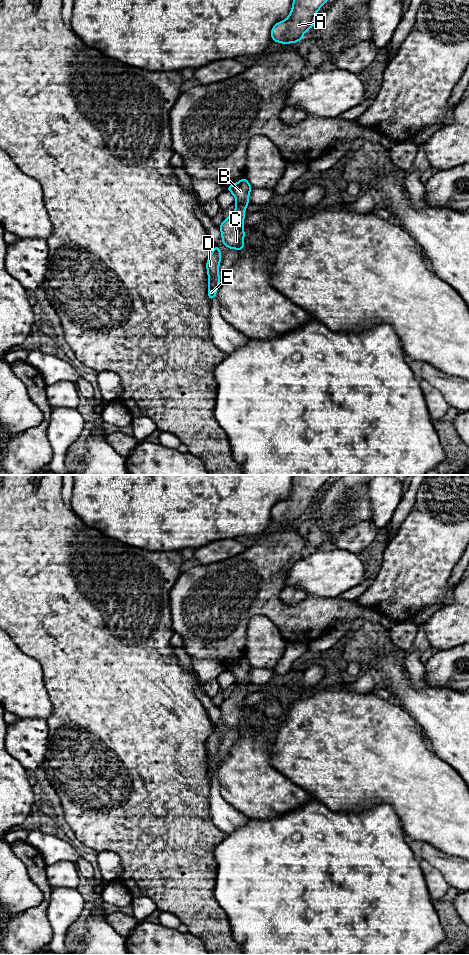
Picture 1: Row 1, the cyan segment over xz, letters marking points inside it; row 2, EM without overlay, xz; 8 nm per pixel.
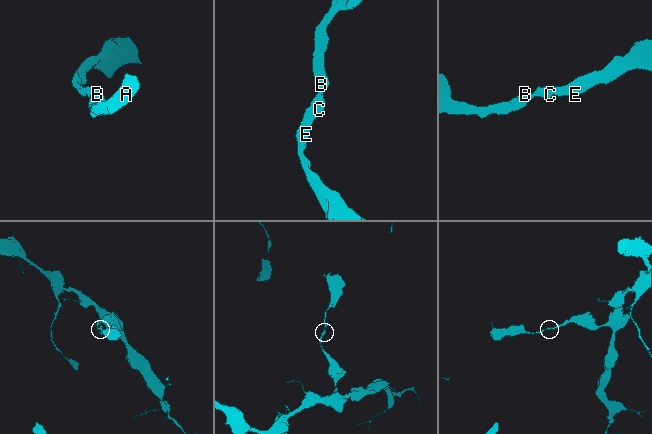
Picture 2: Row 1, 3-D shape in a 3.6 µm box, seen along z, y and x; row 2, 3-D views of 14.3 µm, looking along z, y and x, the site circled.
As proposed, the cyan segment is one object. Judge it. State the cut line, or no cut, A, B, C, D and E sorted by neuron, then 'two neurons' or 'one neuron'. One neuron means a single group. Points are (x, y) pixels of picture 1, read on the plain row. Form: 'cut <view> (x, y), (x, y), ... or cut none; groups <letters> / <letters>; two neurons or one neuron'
cut none; groups A B C D E; one neuron

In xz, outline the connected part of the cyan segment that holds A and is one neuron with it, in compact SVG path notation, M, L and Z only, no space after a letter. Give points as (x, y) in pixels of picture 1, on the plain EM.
M293 475L293 486L290 495L272 507L272 522L289 524L301 521L303 514L314 507L317 491L331 476Z

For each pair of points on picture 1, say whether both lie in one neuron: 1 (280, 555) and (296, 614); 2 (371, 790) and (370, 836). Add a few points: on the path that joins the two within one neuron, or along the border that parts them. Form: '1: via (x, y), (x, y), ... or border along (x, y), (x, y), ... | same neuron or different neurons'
1: via (274, 572), (274, 600), (279, 605) | same neuron
2: border along (394, 808), (375, 804), (348, 812) | different neurons

